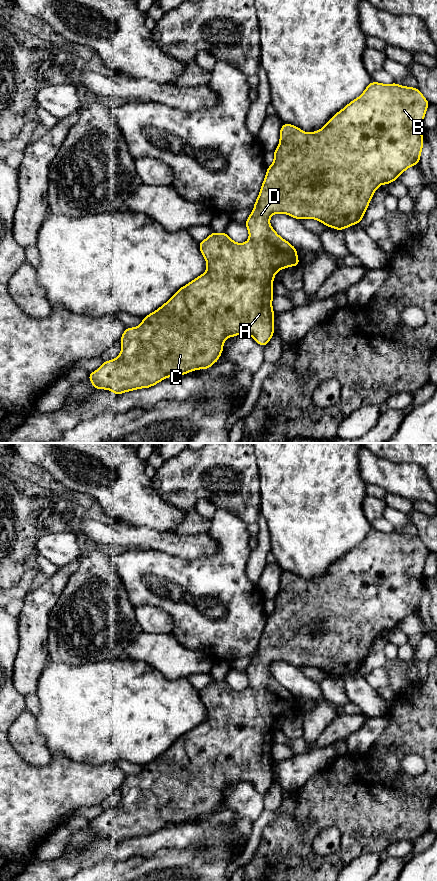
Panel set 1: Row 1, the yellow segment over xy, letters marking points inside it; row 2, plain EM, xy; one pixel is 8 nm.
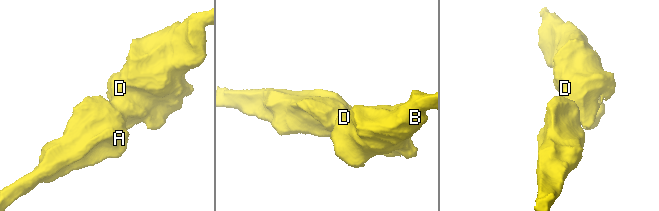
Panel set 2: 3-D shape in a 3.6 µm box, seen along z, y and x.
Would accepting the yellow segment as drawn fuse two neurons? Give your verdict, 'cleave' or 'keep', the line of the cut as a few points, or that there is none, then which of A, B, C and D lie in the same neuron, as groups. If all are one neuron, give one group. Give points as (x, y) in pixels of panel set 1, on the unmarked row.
keep; no cut; A B C D

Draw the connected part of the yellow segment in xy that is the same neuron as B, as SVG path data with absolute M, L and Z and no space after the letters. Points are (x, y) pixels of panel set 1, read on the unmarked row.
M371 530L365 539L355 548L351 549L341 559L336 561L328 571L318 579L306 581L300 576L292 572L283 572L280 578L280 590L277 597L274 599L274 610L267 616L266 625L263 629L259 644L254 651L255 656L246 669L246 675L249 680L249 687L246 691L235 691L225 680L211 681L208 686L199 691L201 702L206 707L206 720L189 732L180 736L163 754L158 756L153 761L143 766L142 771L135 776L126 776L122 785L120 786L122 797L119 804L110 809L104 809L103 813L95 820L89 822L89 828L96 837L107 837L120 843L127 839L132 839L140 836L149 836L156 833L161 828L170 824L181 824L197 817L208 817L216 809L223 799L223 792L228 785L233 785L240 782L247 782L254 786L254 788L263 794L266 794L274 782L274 765L275 762L272 757L272 746L274 744L272 738L272 731L277 719L286 715L297 714L300 712L297 705L297 698L289 690L281 686L271 675L270 665L276 661L284 661L290 663L298 668L302 666L316 667L328 675L337 678L343 678L351 673L361 670L369 650L375 638L381 632L389 632L397 626L409 615L417 613L421 604L423 595L423 568L425 560L429 554L429 550L425 547L418 536L411 536L400 534L396 530L390 533L381 532L378 530Z

